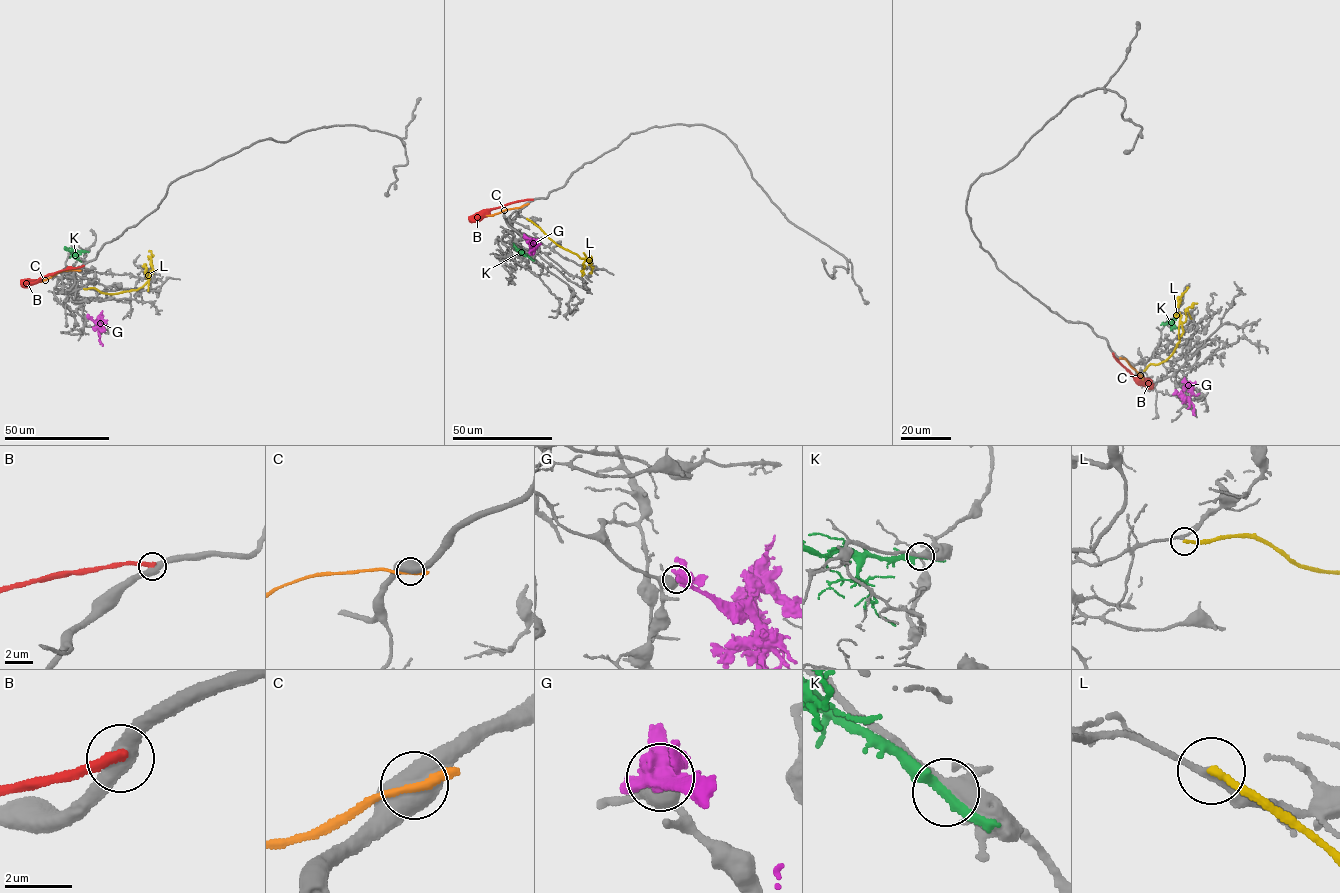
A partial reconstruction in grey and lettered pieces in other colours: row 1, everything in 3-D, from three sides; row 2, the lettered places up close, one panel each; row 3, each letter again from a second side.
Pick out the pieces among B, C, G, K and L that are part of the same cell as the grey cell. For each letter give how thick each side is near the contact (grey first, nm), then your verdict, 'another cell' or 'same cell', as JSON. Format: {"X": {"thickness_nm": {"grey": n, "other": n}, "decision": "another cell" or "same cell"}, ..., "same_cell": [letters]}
{"B": {"thickness_nm": {"grey": 480, "other": 320}, "decision": "another cell"}, "C": {"thickness_nm": {"grey": 550, "other": 220}, "decision": "another cell"}, "G": {"thickness_nm": {"grey": 480, "other": 460}, "decision": "another cell"}, "K": {"thickness_nm": {"grey": 340, "other": 320}, "decision": "another cell"}, "L": {"thickness_nm": {"grey": 180, "other": 240}, "decision": "another cell"}, "same_cell": []}

